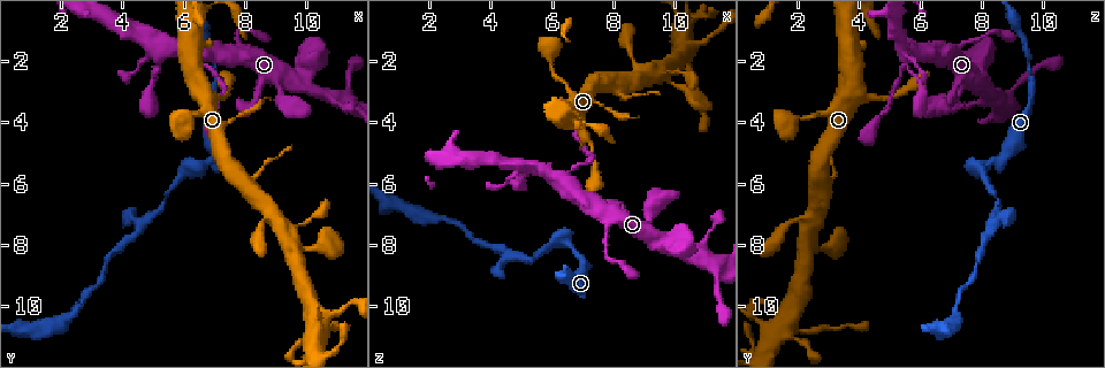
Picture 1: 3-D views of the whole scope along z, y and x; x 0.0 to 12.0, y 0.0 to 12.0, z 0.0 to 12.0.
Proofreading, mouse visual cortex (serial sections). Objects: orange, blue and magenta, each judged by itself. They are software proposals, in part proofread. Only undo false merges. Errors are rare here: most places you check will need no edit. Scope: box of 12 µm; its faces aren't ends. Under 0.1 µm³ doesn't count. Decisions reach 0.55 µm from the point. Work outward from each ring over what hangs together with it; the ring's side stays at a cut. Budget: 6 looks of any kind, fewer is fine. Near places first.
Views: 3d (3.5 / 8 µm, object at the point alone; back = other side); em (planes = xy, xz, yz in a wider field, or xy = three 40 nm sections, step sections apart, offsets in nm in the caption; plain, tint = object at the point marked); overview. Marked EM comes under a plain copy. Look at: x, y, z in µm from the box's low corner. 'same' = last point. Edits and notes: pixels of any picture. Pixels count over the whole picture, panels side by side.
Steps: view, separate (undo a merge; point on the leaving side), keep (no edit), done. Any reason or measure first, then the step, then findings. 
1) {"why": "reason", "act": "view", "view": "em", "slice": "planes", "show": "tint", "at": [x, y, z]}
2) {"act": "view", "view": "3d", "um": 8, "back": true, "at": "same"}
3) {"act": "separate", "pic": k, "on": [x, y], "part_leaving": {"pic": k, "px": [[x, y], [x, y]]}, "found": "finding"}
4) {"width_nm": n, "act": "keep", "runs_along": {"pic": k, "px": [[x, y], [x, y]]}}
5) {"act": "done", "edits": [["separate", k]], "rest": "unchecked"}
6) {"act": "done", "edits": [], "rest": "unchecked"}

{"act": "view", "view": "3d", "um": 8, "at": [6.6, 5.5, 8.0]}

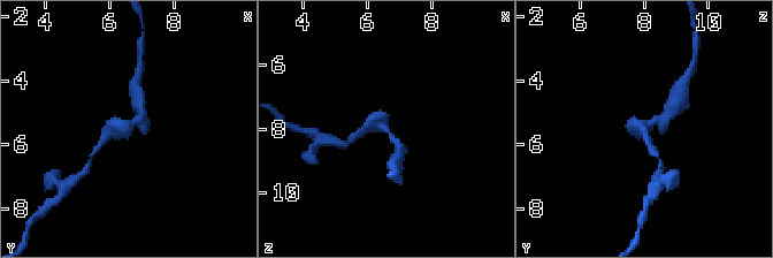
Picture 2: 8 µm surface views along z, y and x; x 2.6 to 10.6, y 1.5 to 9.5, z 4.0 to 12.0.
{"arm_widths_nm": [250, 300], "why": "need the tissue", "act": "view", "view": "em", "slice": "xy", "step": 5, "show": "tint", "at": [6.7, 5.4, 8.1]}

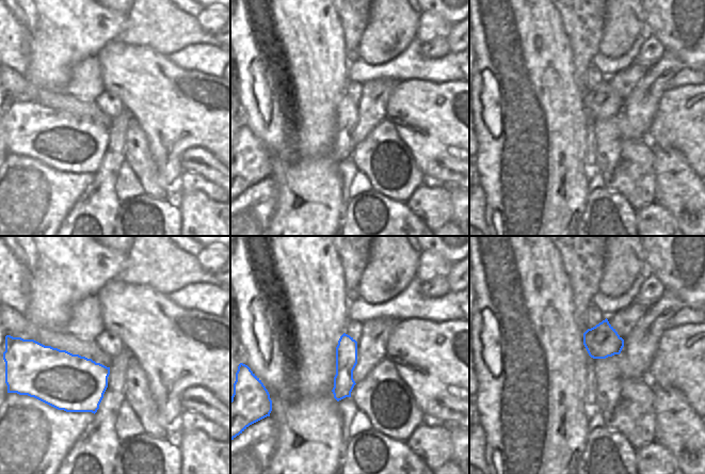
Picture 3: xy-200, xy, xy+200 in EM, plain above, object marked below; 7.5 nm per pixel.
{"act": "keep", "runs_along": {"pic": 3, "px": [[345, 336], [345, 375], [338, 397]]}, "found": "all the same cell"}

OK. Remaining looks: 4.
{"why": "looks like a crossing", "act": "view", "view": "3d", "um": 3.5, "at": [11.3, 3.1, 8.8]}

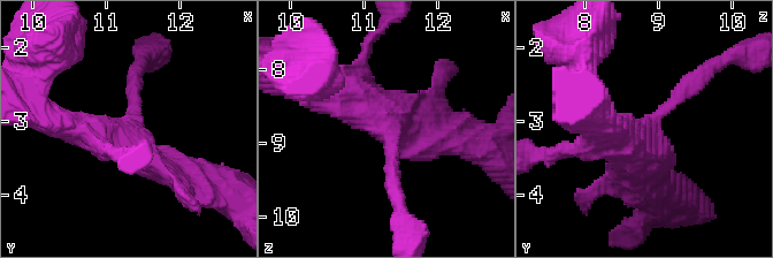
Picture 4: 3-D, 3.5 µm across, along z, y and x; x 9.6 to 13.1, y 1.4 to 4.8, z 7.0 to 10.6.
{"act": "keep", "runs_along": {"pic": 4, "px": [[319, 85], [387, 124], [393, 174]]}, "found": "all the same cell"}

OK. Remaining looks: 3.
{"why": "thin neck", "act": "view", "view": "3d", "um": 3.5, "at": [7.1, 2.3, 9.7]}

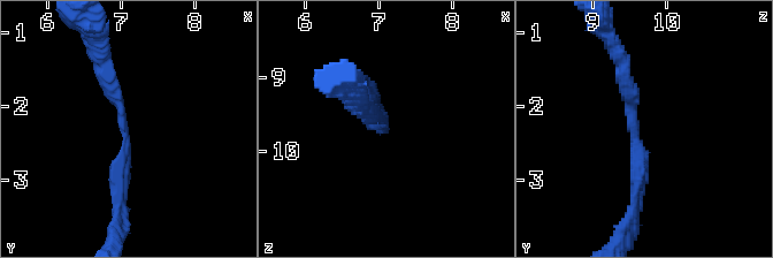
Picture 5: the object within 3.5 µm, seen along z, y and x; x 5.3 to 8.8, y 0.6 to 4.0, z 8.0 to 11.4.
{"arm_widths_nm": [200, 200], "act": "view", "view": "em", "slice": "planes", "show": "tint", "at": [7.05, 2.35, 9.60]}

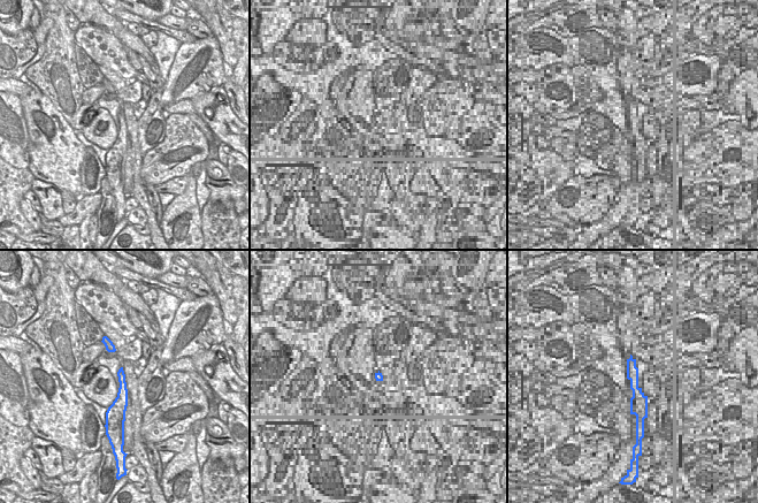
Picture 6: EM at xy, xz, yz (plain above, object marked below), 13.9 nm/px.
{"act": "keep", "runs_along": {"pic": 6, "px": [[121, 373], [122, 399], [117, 416]]}, "found": "one cell here"}

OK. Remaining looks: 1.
{"act": "done", "edits": [], "rest": "unchecked"}

